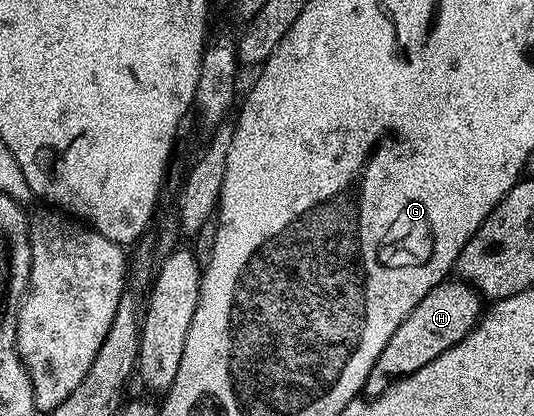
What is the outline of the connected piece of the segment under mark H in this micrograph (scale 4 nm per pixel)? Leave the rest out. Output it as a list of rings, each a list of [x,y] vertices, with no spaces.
[[[446,278],[436,284],[418,302],[415,310],[411,310],[411,314],[399,322],[399,330],[395,330],[387,346],[383,346],[383,354],[375,358],[375,366],[371,366],[371,374],[367,374],[364,395],[372,398],[383,394],[383,390],[387,390],[394,380],[415,374],[427,366],[427,362],[439,358],[439,354],[443,354],[451,345],[458,344],[476,326],[482,315],[482,297],[470,284],[460,278]]]

